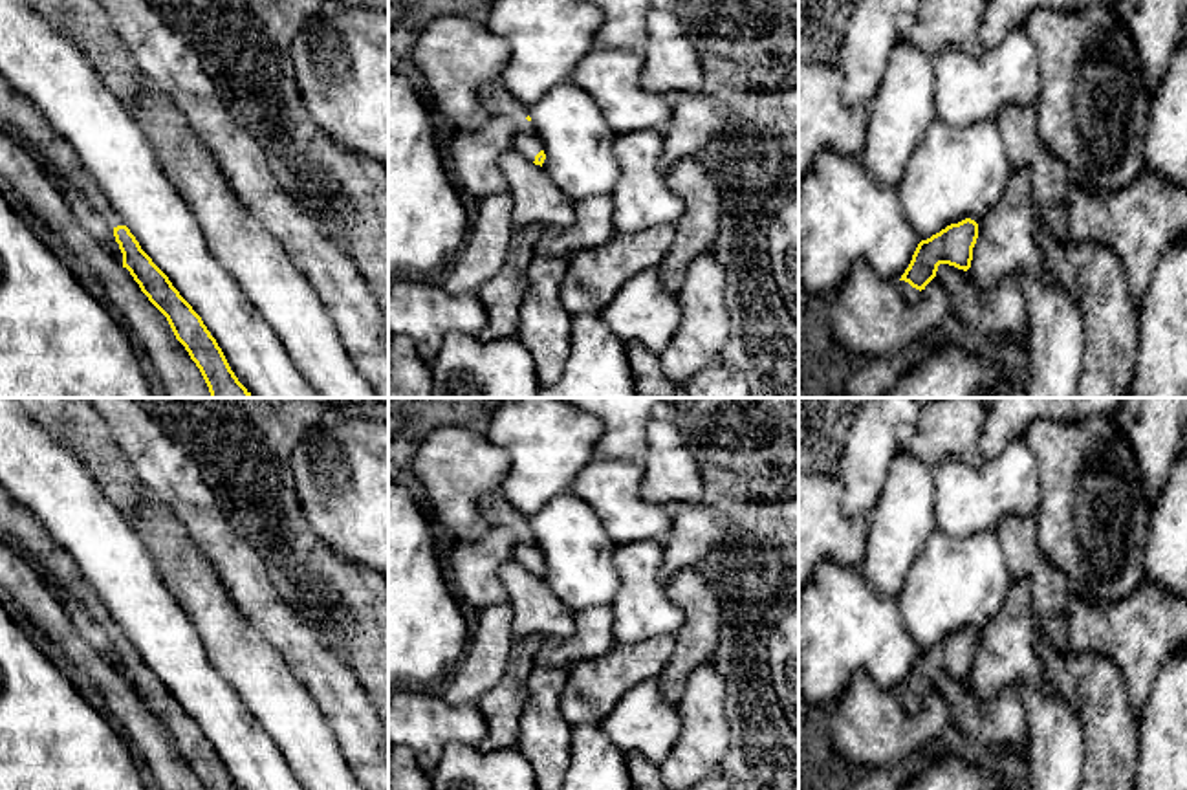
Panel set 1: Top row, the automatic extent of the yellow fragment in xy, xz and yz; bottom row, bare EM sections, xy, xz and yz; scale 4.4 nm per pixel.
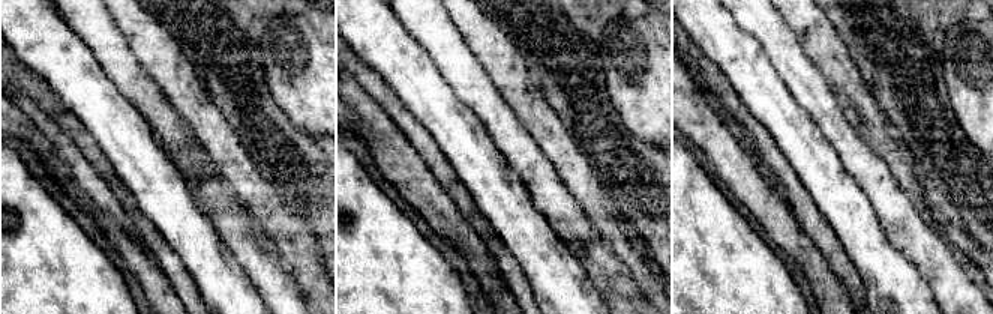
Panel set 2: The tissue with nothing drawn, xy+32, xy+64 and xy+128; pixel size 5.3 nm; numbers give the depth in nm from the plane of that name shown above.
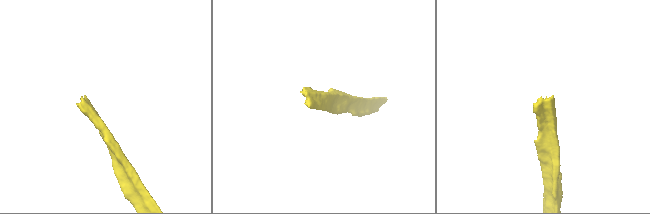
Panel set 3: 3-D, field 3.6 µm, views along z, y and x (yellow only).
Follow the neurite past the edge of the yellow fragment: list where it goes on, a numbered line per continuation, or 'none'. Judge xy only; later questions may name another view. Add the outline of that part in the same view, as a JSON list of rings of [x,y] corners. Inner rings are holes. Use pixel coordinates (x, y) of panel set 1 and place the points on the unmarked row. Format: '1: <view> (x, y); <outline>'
1: xy (21, 530); [[[0,486],[0,541],[64,588],[114,643],[123,636],[106,605],[79,570],[75,559],[51,537],[42,522]]]

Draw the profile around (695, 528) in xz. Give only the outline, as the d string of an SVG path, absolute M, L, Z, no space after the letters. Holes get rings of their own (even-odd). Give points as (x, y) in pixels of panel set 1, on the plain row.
M667 504L670 530L663 543L659 577L669 581L680 570L692 568L724 535L729 515L725 504Z

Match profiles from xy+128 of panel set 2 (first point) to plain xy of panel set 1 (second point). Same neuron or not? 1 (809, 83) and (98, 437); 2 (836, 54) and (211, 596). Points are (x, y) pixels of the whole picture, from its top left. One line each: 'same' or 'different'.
1: same
2: different

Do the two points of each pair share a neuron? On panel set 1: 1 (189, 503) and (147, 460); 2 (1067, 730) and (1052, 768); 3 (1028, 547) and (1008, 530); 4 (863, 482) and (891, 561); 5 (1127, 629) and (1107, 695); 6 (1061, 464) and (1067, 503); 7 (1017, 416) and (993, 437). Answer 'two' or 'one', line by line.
1: one
2: one
3: one
4: two
5: two
6: one
7: one

